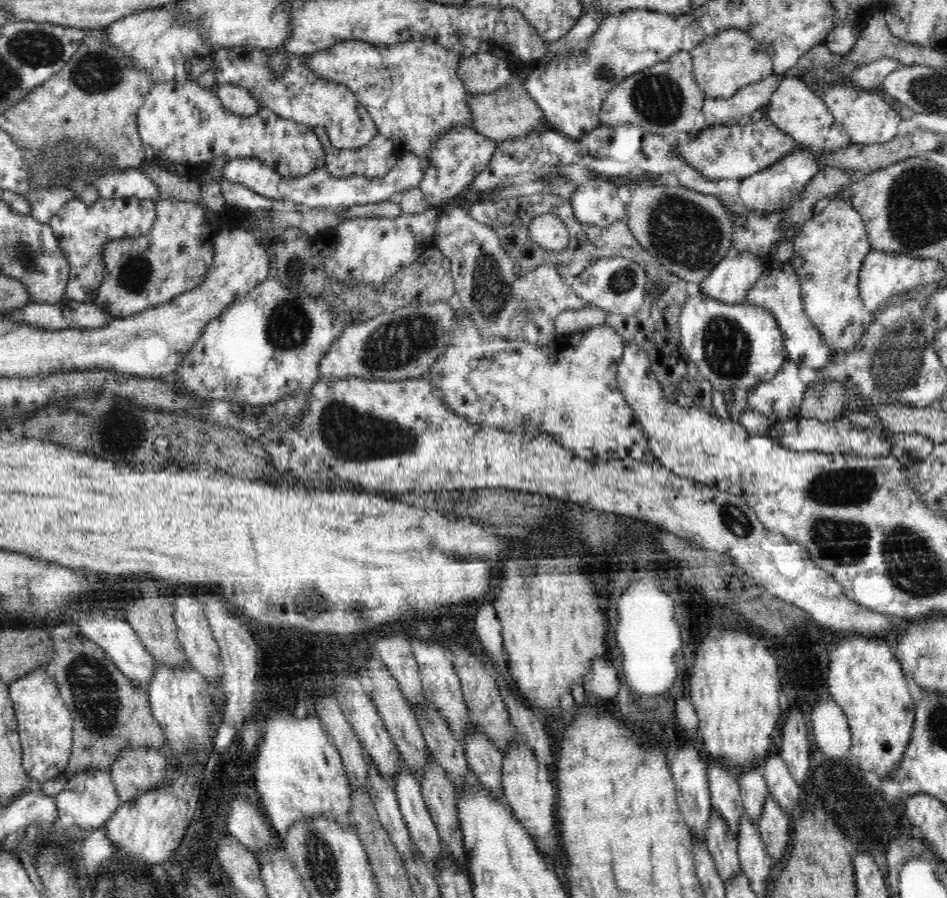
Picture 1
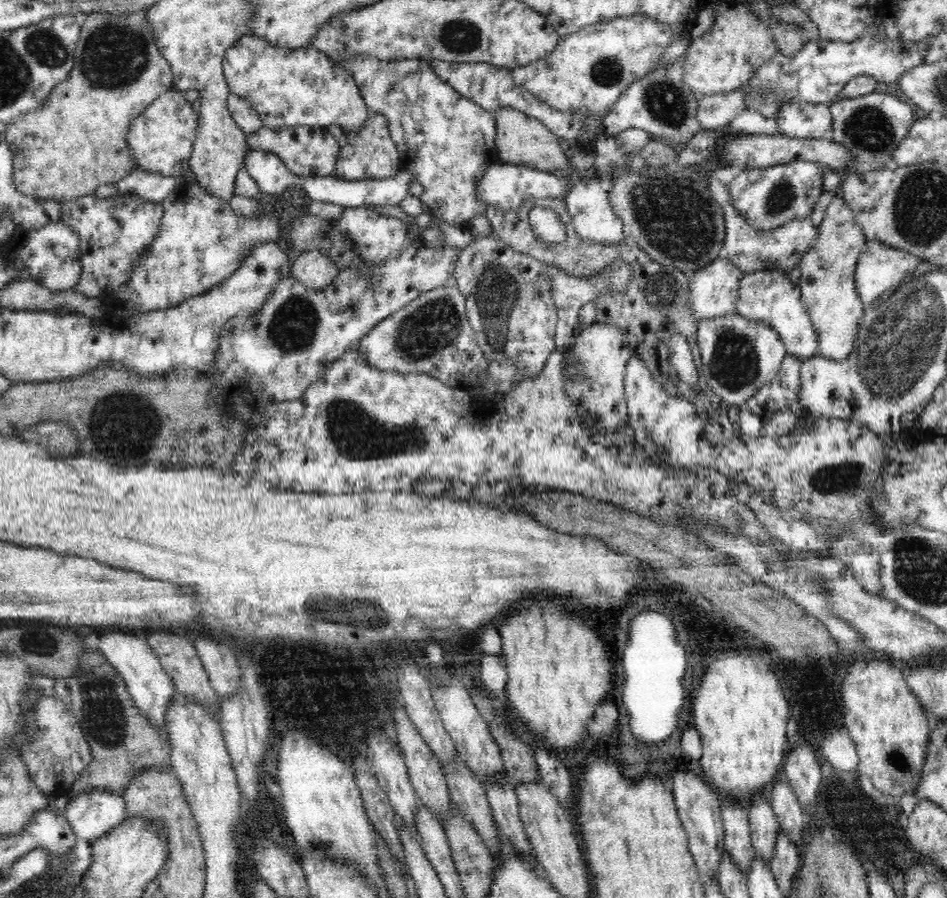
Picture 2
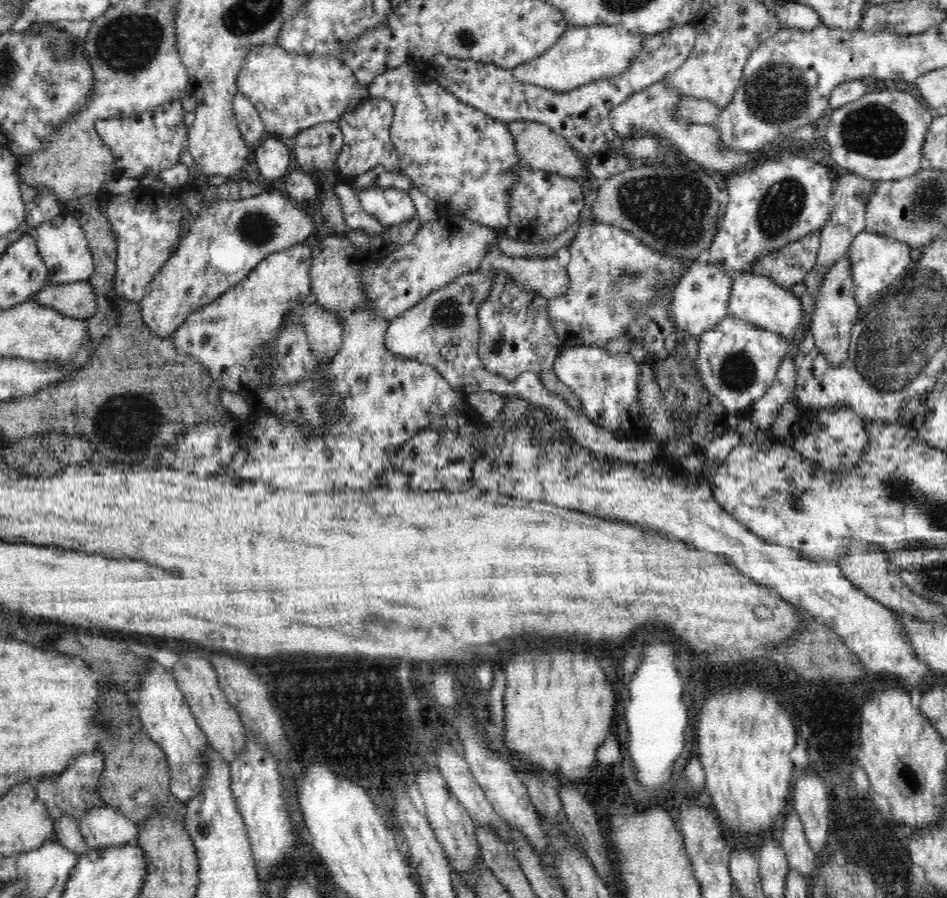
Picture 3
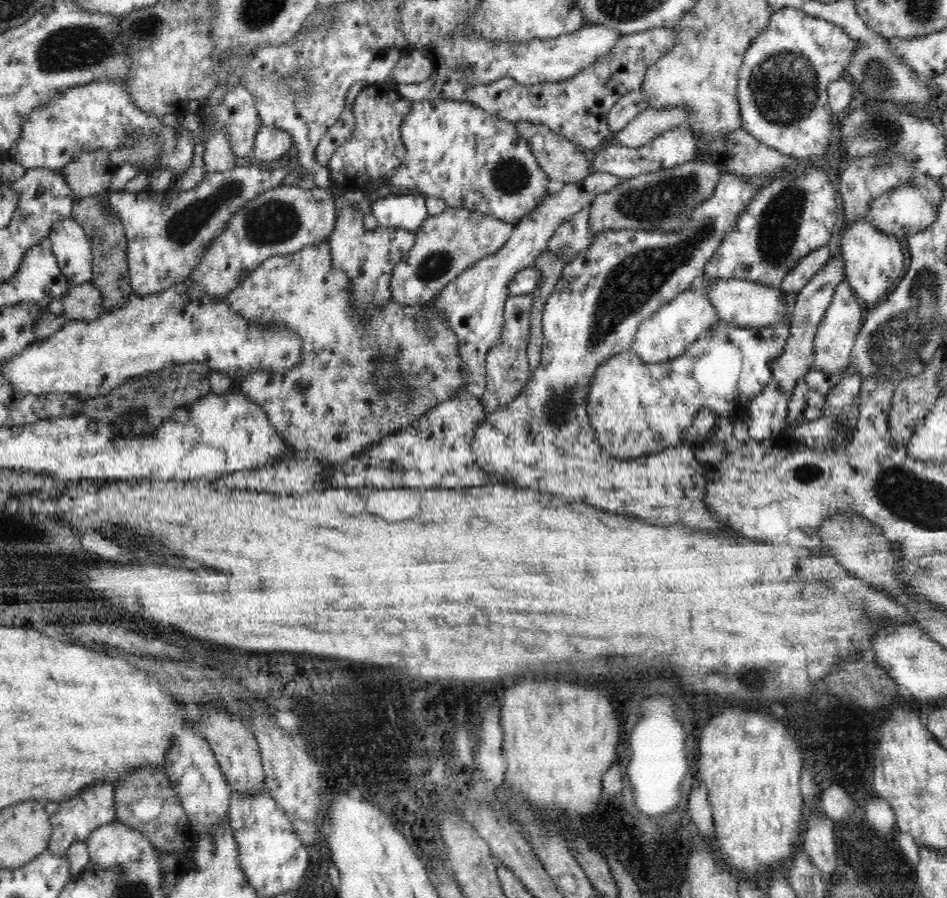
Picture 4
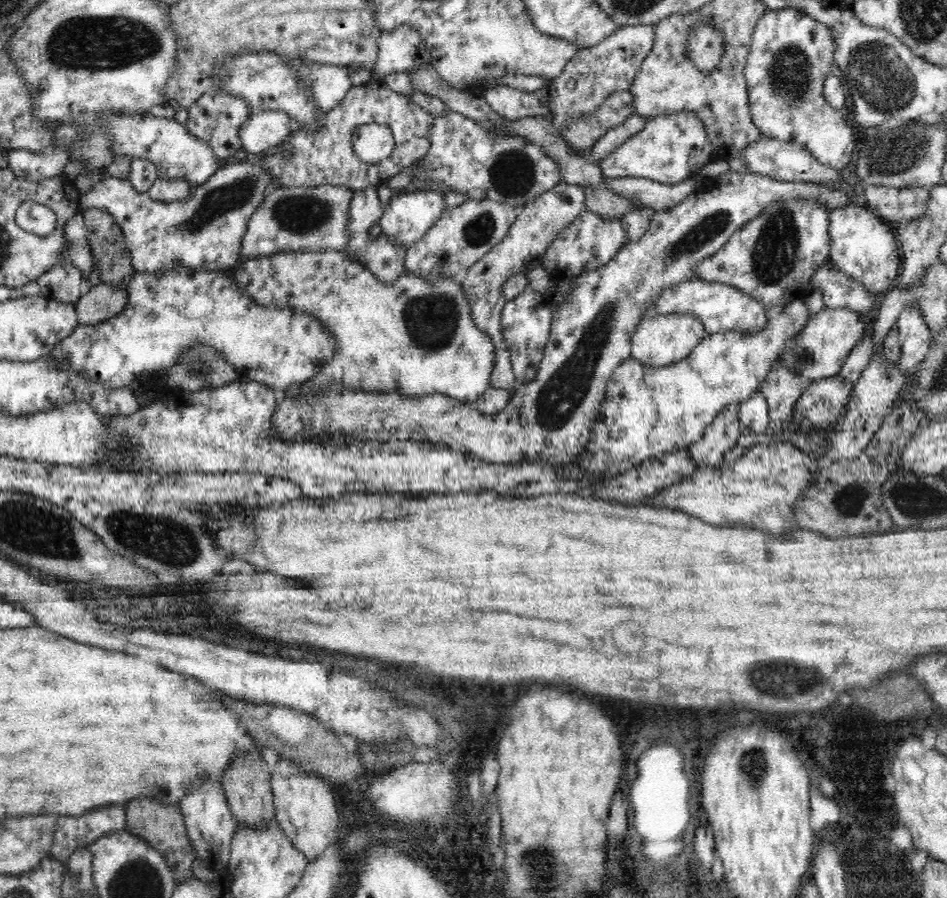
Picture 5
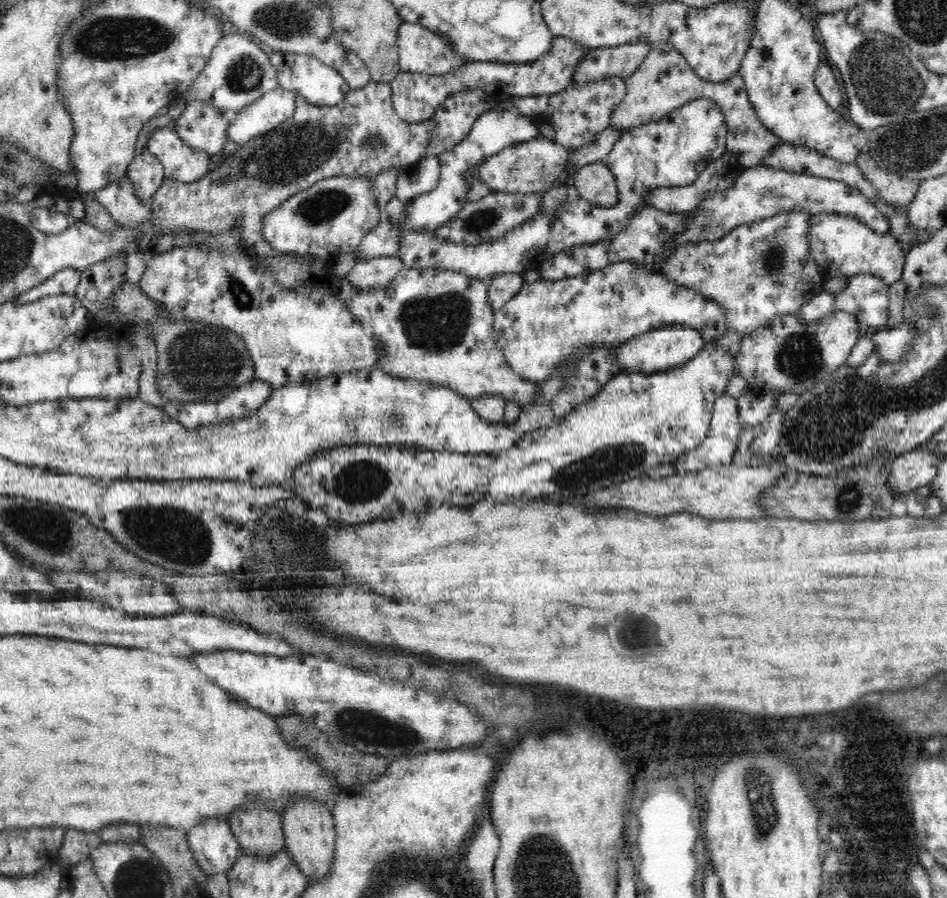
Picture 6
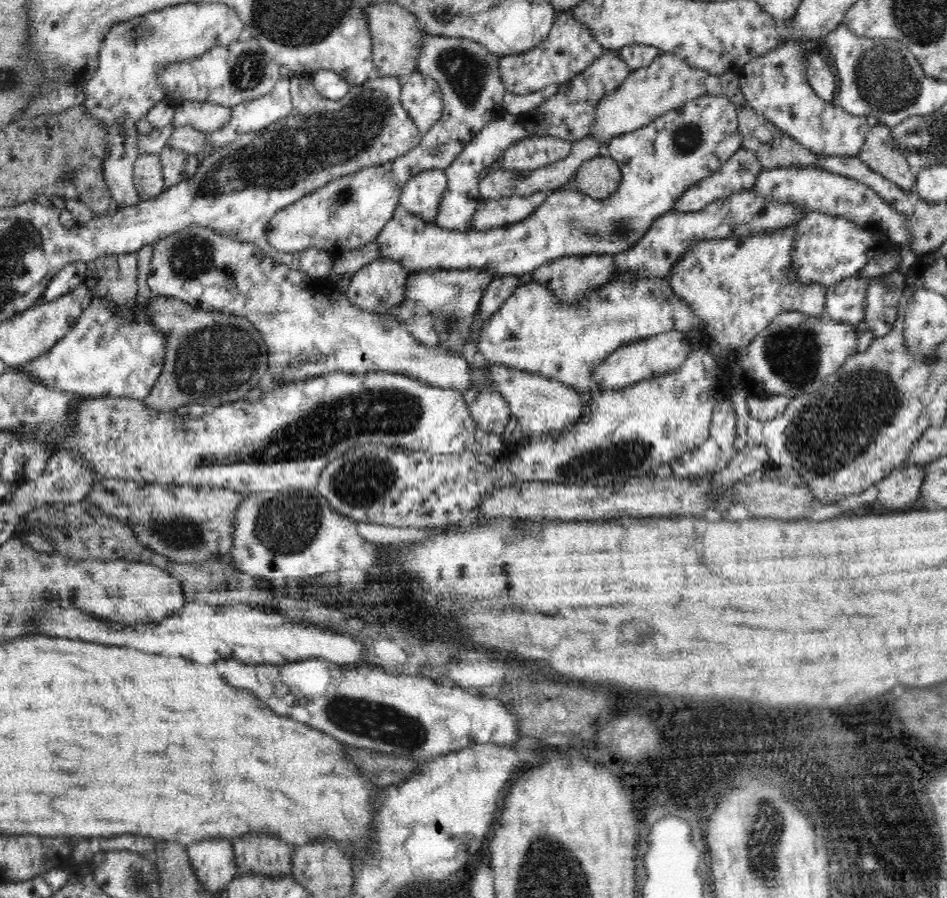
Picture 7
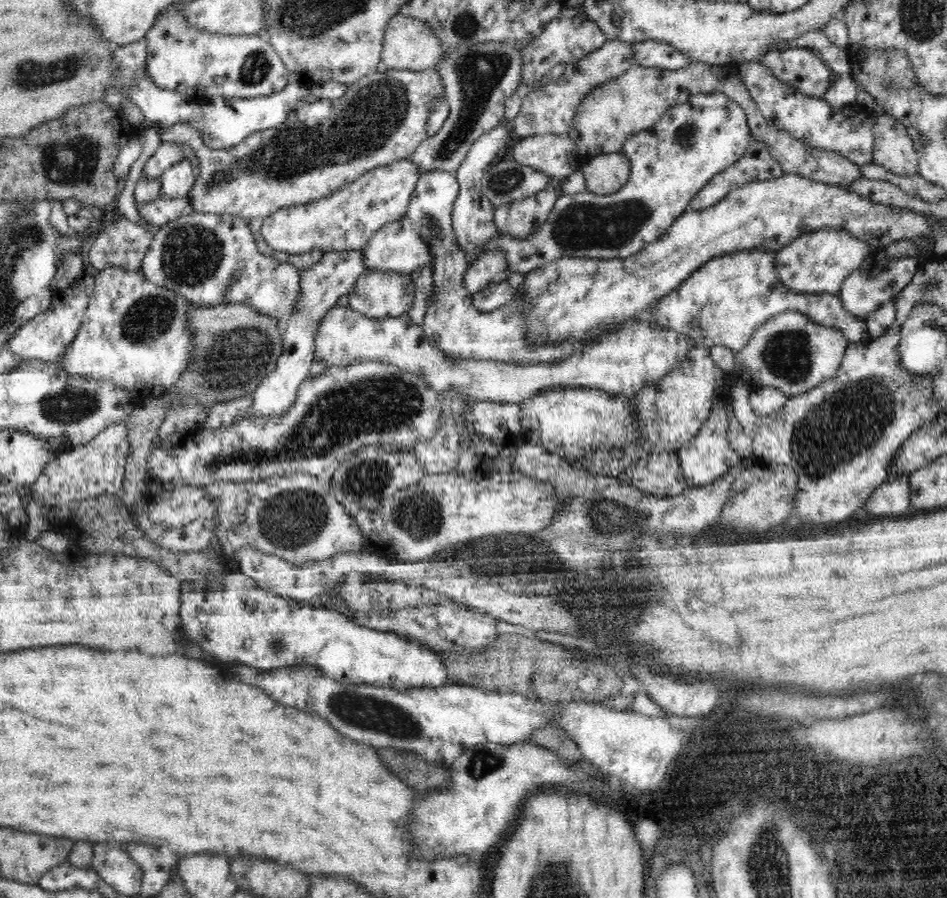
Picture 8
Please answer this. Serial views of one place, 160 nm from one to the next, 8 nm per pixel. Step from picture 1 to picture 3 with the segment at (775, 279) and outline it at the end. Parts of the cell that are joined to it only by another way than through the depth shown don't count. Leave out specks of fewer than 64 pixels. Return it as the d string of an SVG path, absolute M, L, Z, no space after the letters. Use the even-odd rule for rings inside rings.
M750 272L736 275L730 290L728 314L761 329L781 334L787 340L789 350L792 350L794 344L800 344L804 340L806 321L804 321L802 301L792 293L791 289L780 286L767 276Z

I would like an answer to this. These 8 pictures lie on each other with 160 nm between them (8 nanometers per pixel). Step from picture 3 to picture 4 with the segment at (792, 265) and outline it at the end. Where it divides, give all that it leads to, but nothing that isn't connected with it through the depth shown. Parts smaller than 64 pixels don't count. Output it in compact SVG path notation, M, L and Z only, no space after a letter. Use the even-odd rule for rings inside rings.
M824 245L803 256L803 259L800 259L799 263L796 263L781 280L782 292L798 293L818 271L823 269L829 259L829 252L828 245Z

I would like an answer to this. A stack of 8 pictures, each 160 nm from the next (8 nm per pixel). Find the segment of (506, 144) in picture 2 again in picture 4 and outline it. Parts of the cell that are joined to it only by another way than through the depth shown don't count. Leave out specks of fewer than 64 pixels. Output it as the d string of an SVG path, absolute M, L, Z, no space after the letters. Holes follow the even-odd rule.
M526 121L514 123L518 134L528 143L534 158L538 161L539 167L549 176L550 180L562 180L565 183L575 183L576 181L593 175L590 162L586 155L579 151L577 145L568 140L564 135L556 134L548 126L534 124Z

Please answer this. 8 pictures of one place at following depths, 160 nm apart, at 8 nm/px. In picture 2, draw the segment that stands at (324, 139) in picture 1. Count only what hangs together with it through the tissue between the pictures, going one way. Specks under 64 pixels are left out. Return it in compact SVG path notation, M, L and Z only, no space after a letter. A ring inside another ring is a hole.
M369 114L360 132L349 134L338 125L326 128L337 139L340 150L336 161L335 176L346 180L385 179L402 168L400 153L392 140L387 118L383 114Z

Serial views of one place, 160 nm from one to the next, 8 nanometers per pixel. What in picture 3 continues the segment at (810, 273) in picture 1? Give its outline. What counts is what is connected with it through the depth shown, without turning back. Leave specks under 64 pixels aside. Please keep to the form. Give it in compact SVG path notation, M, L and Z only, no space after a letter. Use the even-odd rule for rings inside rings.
M841 256L823 276L821 291L815 296L814 310L809 324L811 345L817 346L823 358L829 364L839 365L846 360L849 344L851 343L852 327L859 321L859 304L855 299L854 285L852 282L852 269L850 257Z

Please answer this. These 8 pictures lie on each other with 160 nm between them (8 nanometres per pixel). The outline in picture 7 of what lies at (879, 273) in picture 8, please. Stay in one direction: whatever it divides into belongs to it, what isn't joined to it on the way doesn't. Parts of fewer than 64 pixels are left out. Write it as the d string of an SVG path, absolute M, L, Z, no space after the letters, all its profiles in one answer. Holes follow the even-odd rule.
M854 275L827 287L825 296L827 317L855 326L864 321L866 289L870 279Z

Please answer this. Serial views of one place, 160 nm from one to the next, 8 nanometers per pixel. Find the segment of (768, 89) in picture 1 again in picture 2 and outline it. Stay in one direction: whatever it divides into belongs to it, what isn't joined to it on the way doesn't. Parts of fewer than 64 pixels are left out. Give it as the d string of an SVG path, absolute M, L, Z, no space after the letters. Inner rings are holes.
M736 89L732 92L698 97L696 118L702 128L707 130L726 128L746 109L746 91Z

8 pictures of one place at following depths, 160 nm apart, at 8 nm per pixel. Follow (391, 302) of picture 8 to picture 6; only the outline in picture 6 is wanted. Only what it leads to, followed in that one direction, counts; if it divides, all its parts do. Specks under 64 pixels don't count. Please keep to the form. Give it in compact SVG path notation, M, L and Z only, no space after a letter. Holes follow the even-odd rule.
M384 256L358 260L349 272L352 286L364 290L385 287L402 270L403 262L398 256Z

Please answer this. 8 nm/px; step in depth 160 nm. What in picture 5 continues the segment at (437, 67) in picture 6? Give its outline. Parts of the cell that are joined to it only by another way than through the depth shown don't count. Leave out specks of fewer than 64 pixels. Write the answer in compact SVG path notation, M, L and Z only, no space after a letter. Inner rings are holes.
M402 26L396 28L393 32L381 32L381 37L377 40L378 54L375 67L370 70L372 79L384 80L388 74L395 73L398 70L408 72L414 67L420 66L422 63L428 61L429 52L426 45L423 43L422 37L417 30L409 28L409 26Z

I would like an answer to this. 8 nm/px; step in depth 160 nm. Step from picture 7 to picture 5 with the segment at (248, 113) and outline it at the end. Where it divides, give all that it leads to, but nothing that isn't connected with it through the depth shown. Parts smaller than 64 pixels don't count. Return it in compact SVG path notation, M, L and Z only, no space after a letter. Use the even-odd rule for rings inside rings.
M281 110L250 114L240 128L243 152L256 159L264 152L280 146L296 129L296 122Z

